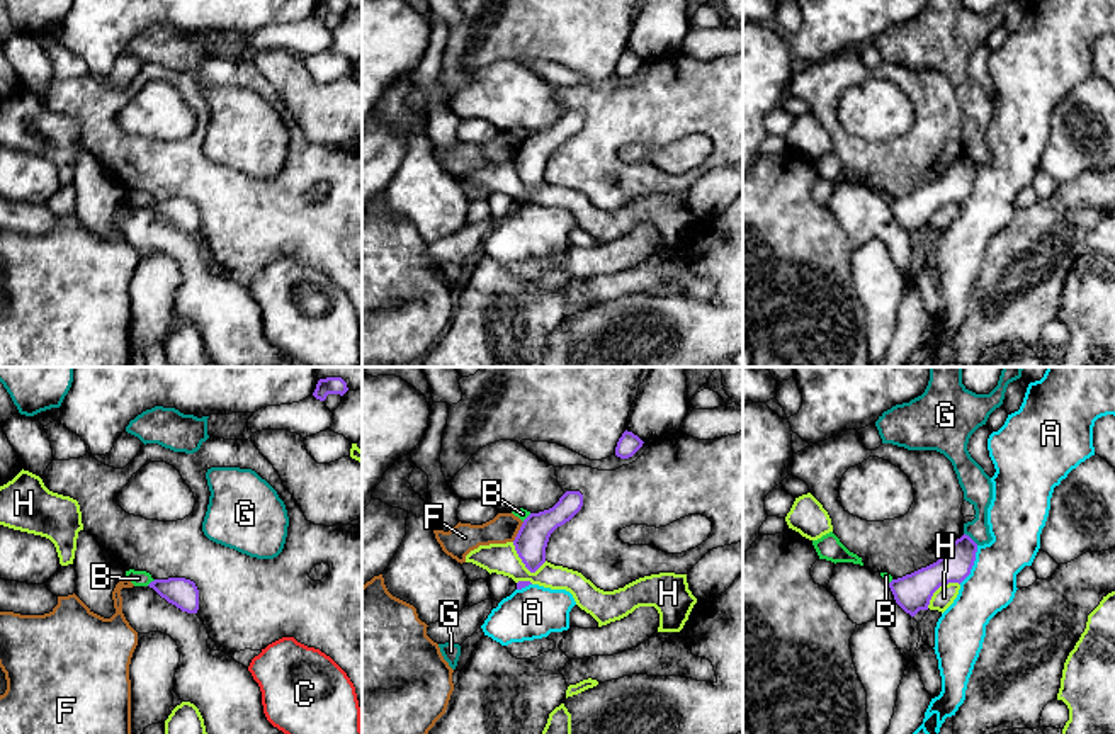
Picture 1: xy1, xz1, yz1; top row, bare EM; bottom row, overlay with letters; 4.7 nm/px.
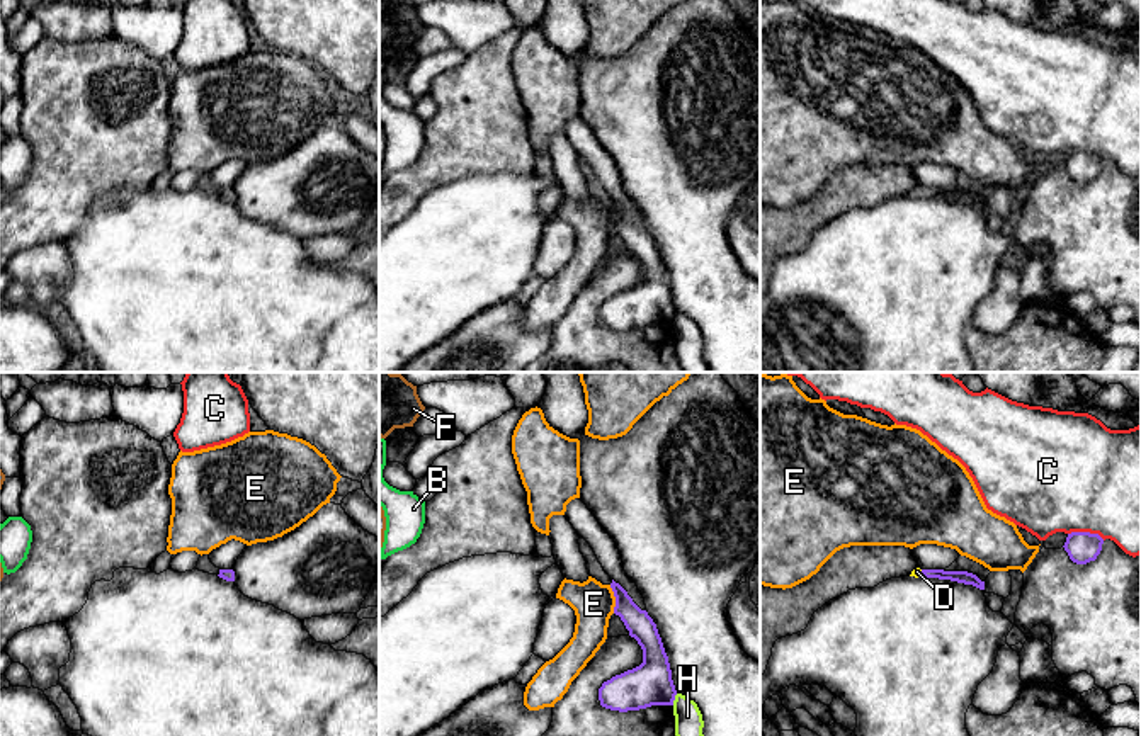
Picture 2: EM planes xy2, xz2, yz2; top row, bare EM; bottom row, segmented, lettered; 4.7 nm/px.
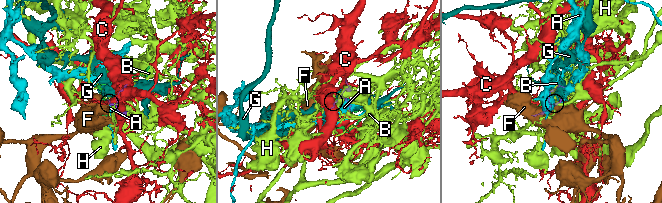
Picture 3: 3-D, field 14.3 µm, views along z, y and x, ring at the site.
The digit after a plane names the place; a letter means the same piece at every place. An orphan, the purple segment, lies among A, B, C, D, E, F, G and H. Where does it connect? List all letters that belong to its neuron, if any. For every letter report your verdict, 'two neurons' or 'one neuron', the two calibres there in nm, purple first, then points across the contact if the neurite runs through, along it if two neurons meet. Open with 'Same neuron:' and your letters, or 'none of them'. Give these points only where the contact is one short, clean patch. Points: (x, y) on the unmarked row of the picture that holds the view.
Same neuron: D
A: two neurons | 150/240 nm | along yz1 (978, 165), (974, 184), (959, 203)
B: two neurons | 140/80 nm | along xy1 (155, 199), (147, 204)
C: two neurons | 150/500 nm
D: one neuron | 60/40 nm | across yz2 (961, 196), (922, 192), (917, 191)
E: two neurons | 120/190 nm | along xz2 (609, 204), (614, 215), (614, 232)
F: two neurons | 150/140 nm | along xz1 (524, 141), (512, 160)
G: two neurons | 150/140 nm
H: two neurons | 150/140 nm

